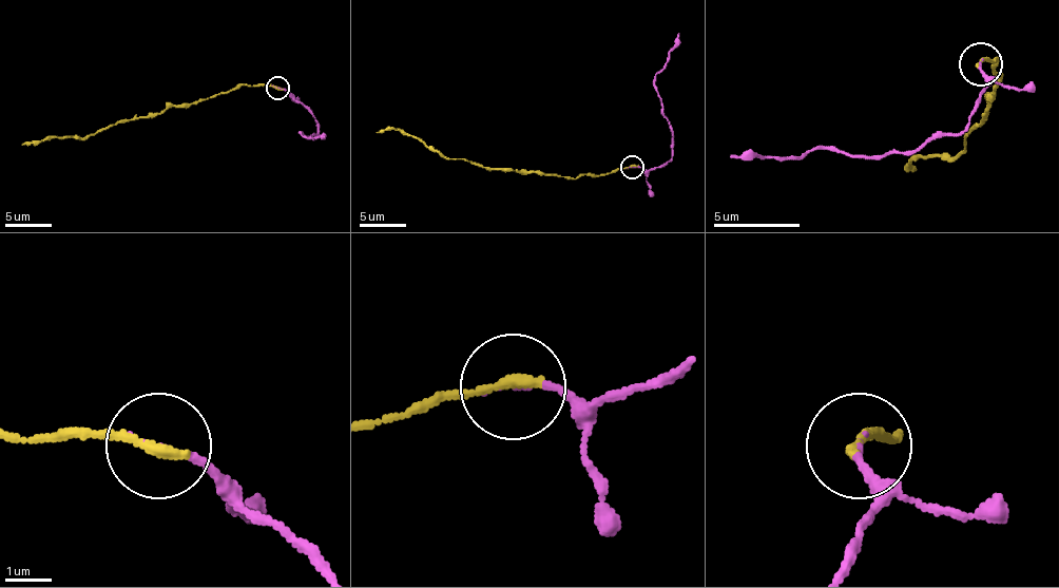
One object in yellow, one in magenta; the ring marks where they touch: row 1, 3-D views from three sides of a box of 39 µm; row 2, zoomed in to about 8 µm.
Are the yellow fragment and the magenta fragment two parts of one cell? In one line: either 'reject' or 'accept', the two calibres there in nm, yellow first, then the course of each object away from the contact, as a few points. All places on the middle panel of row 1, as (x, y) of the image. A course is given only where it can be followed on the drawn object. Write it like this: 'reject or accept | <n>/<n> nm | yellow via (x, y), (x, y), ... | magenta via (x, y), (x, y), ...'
reject | 280/90 nm | yellow via (633, 167), (567, 178), (502, 171), (435, 152), (398, 129), (377, 132) | magenta via (633, 167), (656, 169), (672, 157), (670, 122), (663, 113), (654, 76), (666, 64), (679, 34)

